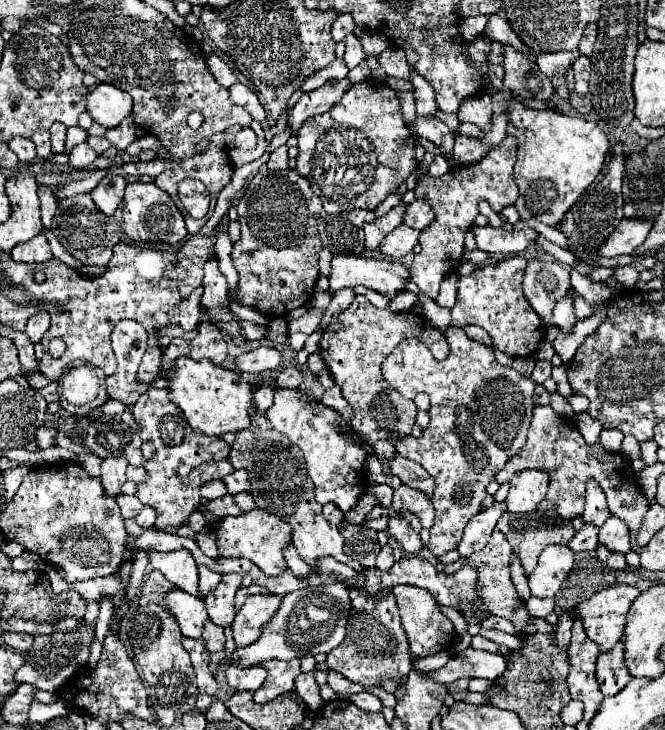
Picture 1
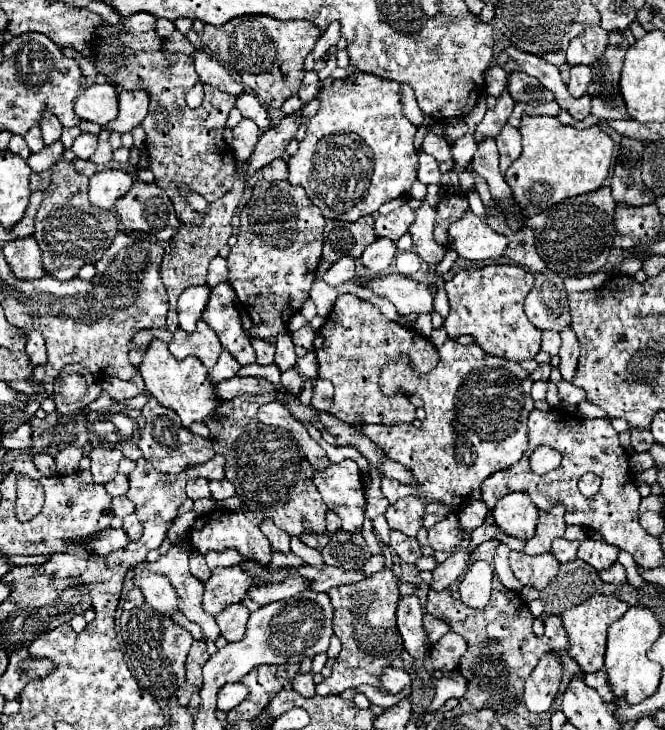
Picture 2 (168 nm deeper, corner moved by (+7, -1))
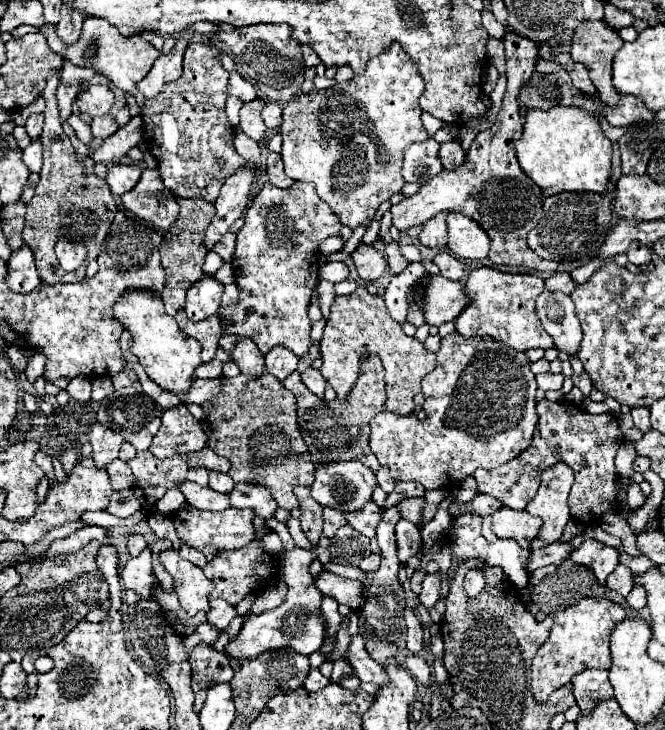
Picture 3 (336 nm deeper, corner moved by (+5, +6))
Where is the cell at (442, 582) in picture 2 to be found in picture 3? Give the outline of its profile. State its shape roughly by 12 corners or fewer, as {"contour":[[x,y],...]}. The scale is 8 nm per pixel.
{"contour":[[440,571],[428,573],[420,603],[430,609],[440,597]]}

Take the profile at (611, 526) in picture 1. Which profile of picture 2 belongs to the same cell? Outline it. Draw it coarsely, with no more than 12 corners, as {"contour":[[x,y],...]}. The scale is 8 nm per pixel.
{"contour":[[598,540],[580,542],[576,558],[598,572],[616,562],[618,550]]}

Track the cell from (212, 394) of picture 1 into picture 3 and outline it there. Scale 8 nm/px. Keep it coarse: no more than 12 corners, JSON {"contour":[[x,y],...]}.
{"contour":[[128,291],[114,317],[146,375],[184,395],[200,345],[156,293]]}

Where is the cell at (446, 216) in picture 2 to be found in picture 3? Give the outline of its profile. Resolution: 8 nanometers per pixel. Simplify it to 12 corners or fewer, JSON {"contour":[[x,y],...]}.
{"contour":[[438,213],[424,223],[418,237],[426,247],[446,245],[446,215]]}

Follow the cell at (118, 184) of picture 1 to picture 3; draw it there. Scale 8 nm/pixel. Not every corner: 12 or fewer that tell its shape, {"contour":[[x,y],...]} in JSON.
{"contour":[[112,165],[106,183],[114,195],[130,191],[140,179],[138,165]]}

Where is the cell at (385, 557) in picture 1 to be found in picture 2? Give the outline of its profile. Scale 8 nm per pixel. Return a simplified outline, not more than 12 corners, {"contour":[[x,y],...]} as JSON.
{"contour":[[376,554],[364,564],[364,576],[380,572],[384,556]]}

